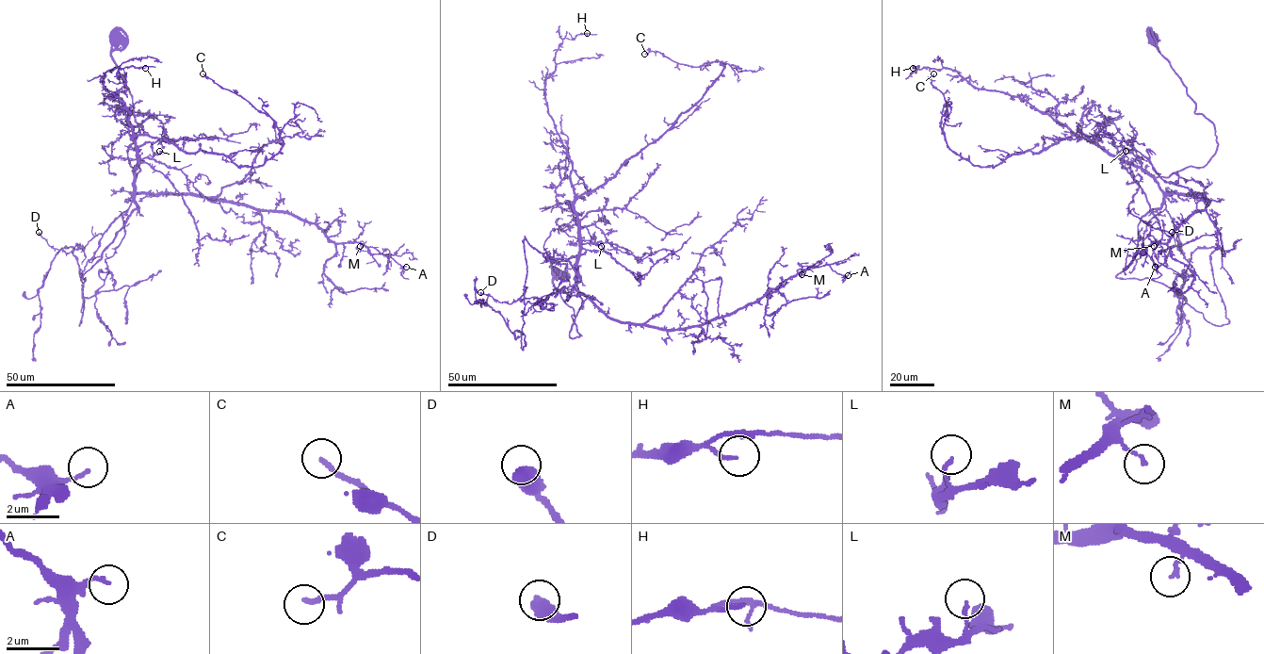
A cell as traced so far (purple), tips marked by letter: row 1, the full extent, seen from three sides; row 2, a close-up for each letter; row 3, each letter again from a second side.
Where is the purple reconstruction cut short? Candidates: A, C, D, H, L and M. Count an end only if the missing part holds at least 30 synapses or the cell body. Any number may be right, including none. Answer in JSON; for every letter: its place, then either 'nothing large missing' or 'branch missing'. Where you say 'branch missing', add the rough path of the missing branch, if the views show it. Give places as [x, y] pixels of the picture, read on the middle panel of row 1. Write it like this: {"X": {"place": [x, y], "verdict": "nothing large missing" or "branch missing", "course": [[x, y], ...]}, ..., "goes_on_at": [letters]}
{"A": {"place": [848, 275], "verdict": "nothing large missing"}, "C": {"place": [644, 54], "verdict": "nothing large missing"}, "D": {"place": [480, 292], "verdict": "nothing large missing"}, "H": {"place": [587, 33], "verdict": "nothing large missing"}, "L": {"place": [601, 246], "verdict": "nothing large missing"}, "M": {"place": [802, 274], "verdict": "nothing large missing"}, "goes_on_at": []}

